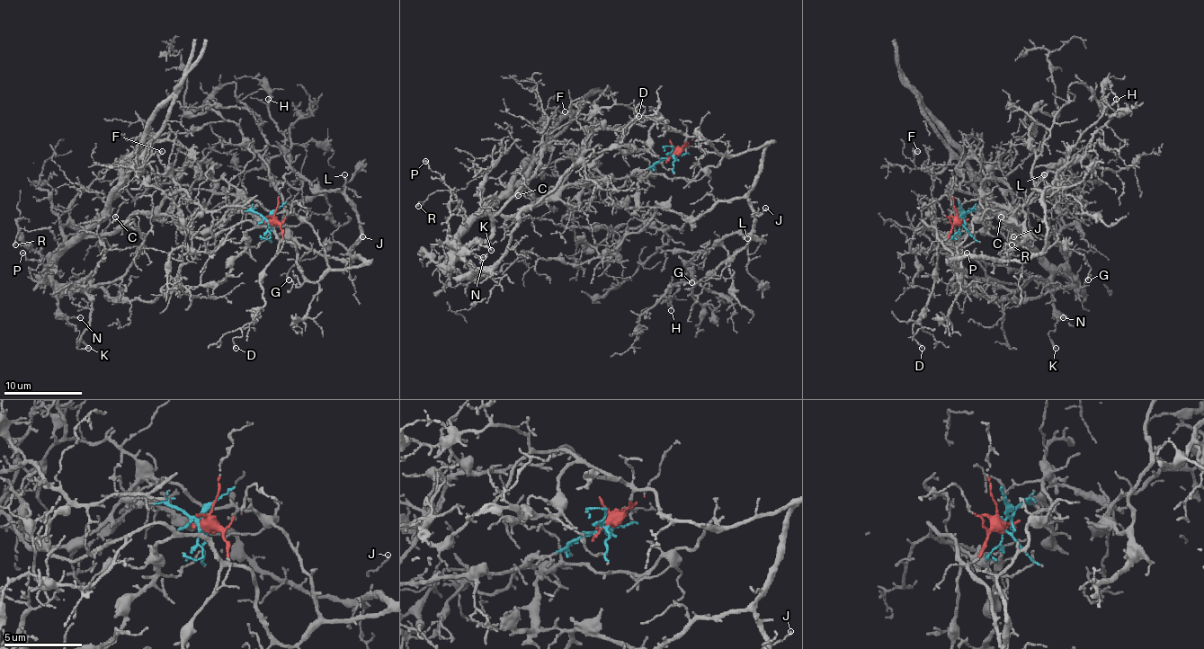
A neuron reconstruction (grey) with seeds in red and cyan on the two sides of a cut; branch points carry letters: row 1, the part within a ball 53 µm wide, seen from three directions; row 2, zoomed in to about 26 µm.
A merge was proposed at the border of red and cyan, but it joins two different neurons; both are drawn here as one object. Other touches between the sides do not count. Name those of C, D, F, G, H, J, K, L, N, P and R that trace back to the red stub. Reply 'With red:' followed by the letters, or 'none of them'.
With red: D, G, H, J, L

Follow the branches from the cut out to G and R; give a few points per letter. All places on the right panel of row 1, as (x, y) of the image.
G: (962, 221), (942, 244), (959, 282), (952, 262), (966, 256), (1030, 261), (1056, 243), (1087, 261), (1087, 280)
R: (959, 221), (977, 209), (985, 233), (989, 215), (1009, 213), (1022, 243), (995, 229), (1007, 229), (1011, 244)

